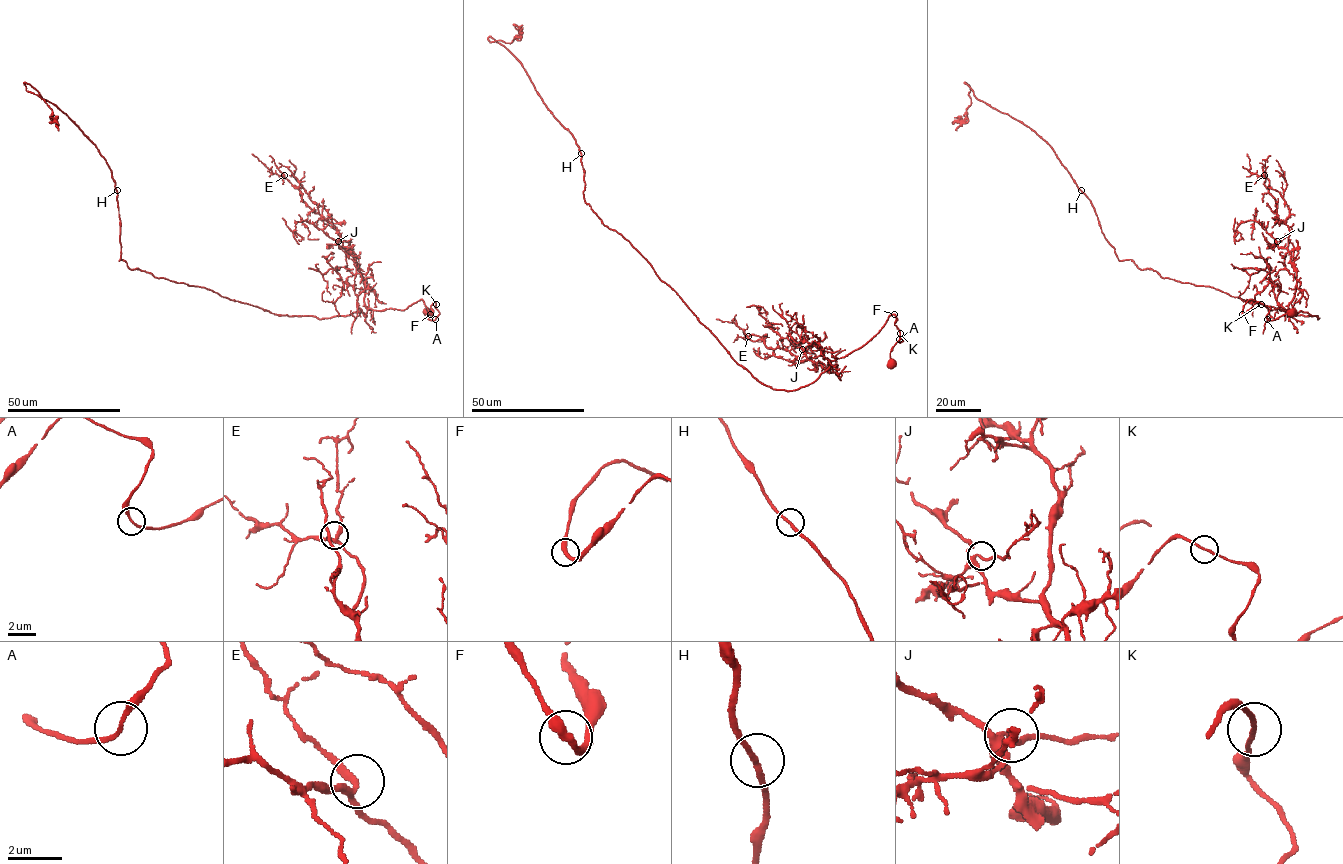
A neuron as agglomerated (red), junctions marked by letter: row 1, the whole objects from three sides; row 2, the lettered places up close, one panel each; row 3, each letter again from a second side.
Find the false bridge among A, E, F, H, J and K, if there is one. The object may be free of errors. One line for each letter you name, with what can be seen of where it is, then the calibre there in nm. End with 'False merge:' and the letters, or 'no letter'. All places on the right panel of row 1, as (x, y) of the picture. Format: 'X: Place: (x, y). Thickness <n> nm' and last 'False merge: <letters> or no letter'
False merge: no letter

